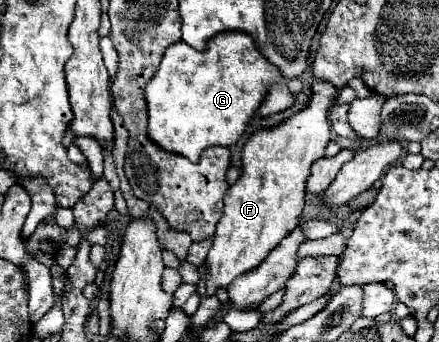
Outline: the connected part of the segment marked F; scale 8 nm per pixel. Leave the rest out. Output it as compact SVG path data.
M314 80L308 108L276 128L256 132L246 142L242 152L242 176L224 196L224 212L216 224L212 248L204 262L206 296L214 296L220 288L226 290L236 276L260 266L270 250L298 226L304 210L310 166L324 156L330 142L328 108L332 100L334 86L330 82Z

